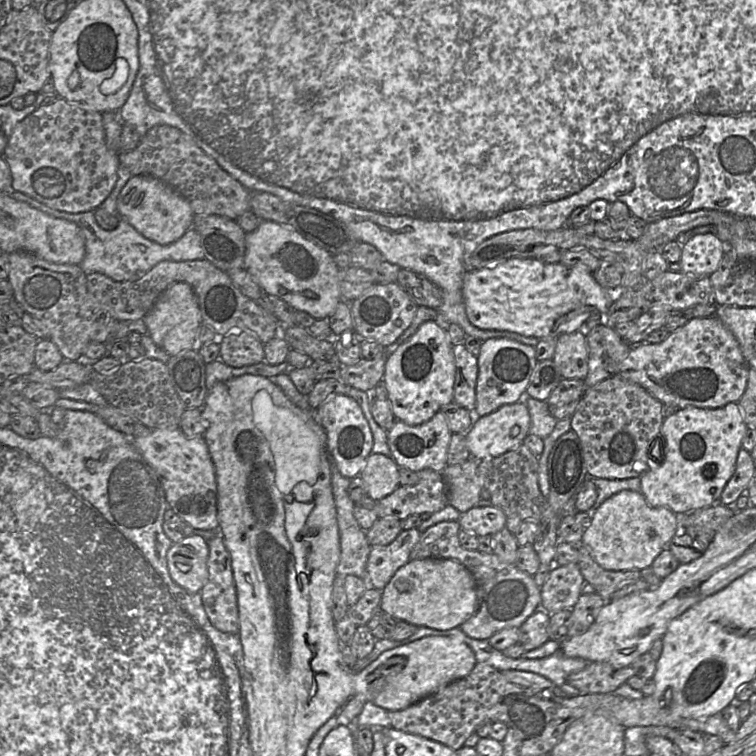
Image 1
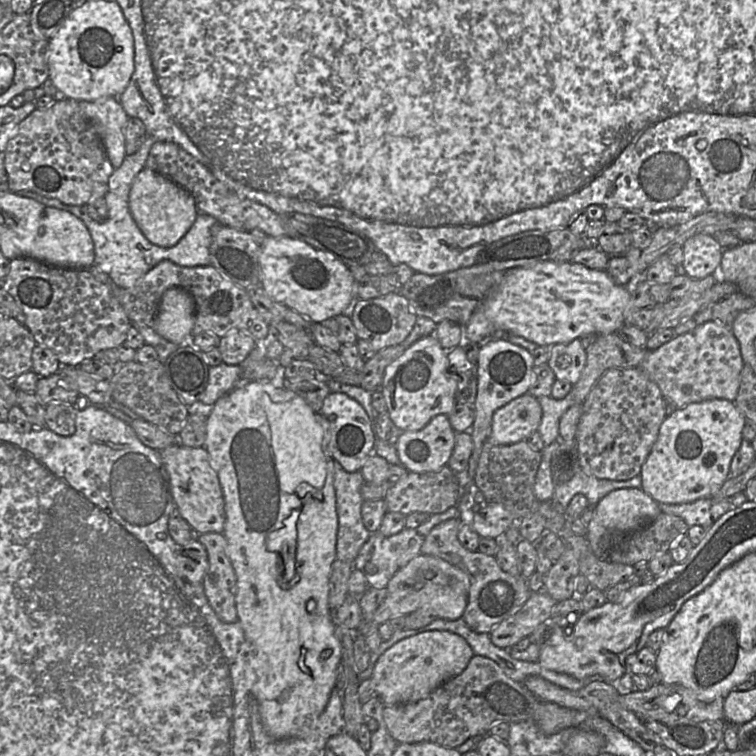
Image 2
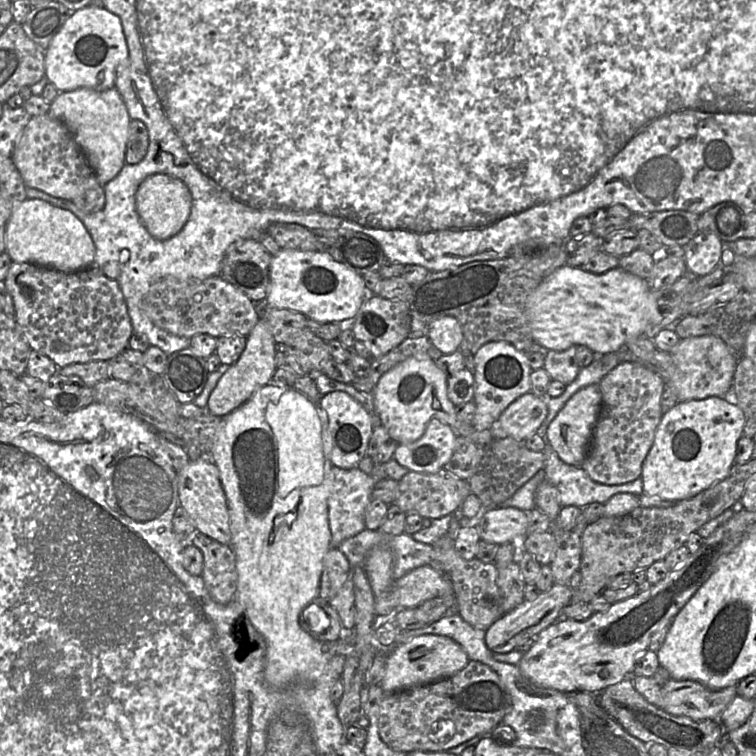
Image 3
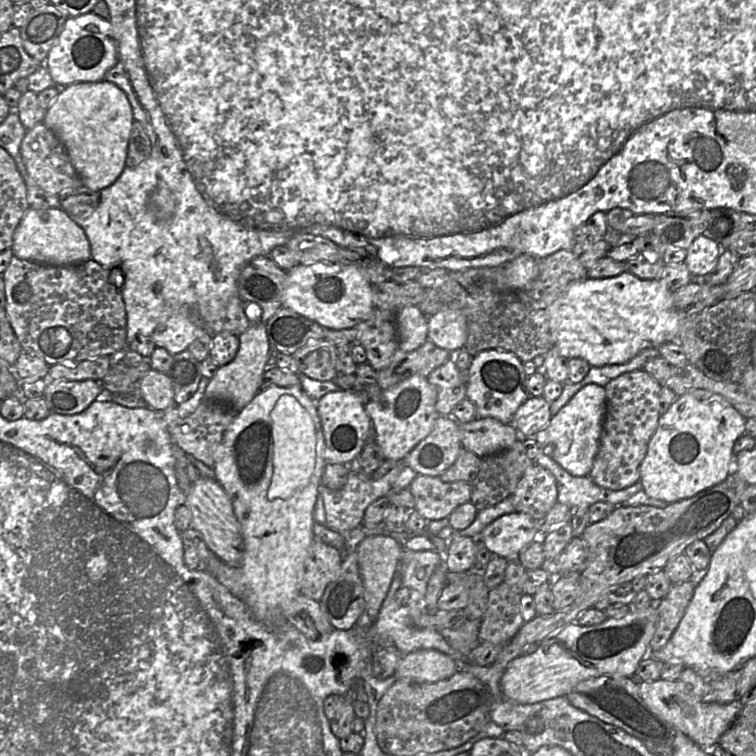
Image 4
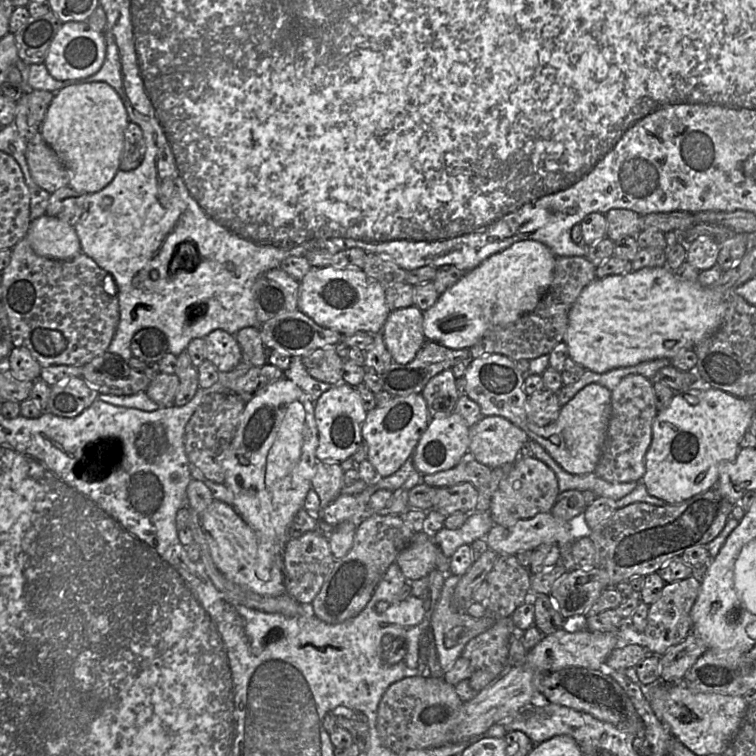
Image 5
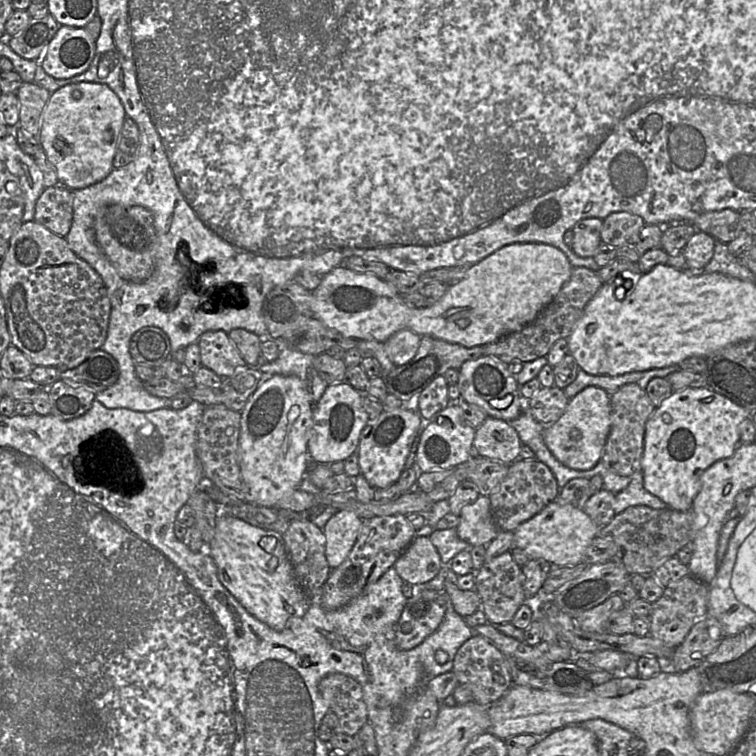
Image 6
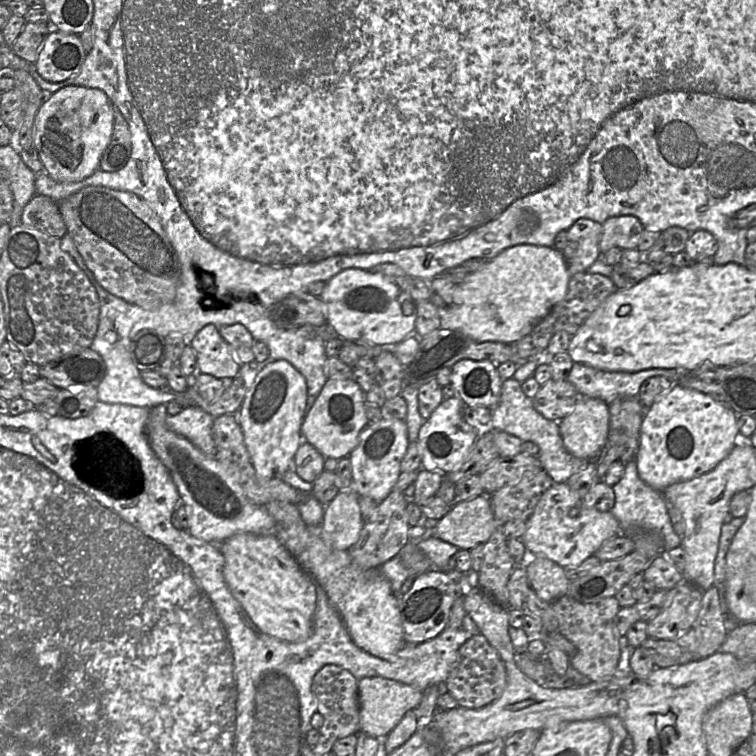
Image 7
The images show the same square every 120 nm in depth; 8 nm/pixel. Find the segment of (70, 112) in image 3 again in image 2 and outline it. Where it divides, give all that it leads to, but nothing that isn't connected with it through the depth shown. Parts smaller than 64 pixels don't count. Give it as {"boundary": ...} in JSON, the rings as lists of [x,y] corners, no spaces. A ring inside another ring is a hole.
{"boundary":[[[118,98],[78,101],[83,115],[92,123],[101,139],[113,168],[119,168],[126,152],[126,124],[128,115]]]}

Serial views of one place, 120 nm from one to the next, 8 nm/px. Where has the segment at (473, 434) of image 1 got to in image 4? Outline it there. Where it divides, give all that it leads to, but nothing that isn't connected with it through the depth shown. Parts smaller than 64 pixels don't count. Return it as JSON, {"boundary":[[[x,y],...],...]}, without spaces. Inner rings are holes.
{"boundary":[[[530,396],[515,412],[510,425],[518,433],[518,440],[523,441],[545,428],[552,415],[550,403],[543,396]]]}

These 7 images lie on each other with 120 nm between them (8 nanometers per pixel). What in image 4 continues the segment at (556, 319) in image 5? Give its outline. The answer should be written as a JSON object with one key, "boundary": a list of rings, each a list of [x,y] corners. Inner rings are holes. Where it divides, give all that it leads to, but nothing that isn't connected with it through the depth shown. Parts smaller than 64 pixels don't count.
{"boundary":[[[559,250],[540,259],[537,278],[525,288],[506,286],[505,265],[497,267],[475,267],[460,271],[449,271],[446,280],[437,287],[426,288],[424,299],[419,303],[421,312],[430,317],[442,308],[459,309],[467,321],[468,335],[464,349],[476,356],[488,349],[498,349],[514,353],[522,363],[544,355],[554,346],[550,331],[549,307],[565,292],[568,286],[588,277],[588,269],[570,250]]]}

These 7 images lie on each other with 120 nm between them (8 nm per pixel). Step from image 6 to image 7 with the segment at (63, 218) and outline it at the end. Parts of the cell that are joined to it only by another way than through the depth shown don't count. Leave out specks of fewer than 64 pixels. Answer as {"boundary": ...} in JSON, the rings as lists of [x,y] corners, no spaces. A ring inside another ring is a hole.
{"boundary":[[[36,194],[26,204],[21,215],[21,224],[57,238],[63,238],[67,233],[58,202],[44,195]]]}

